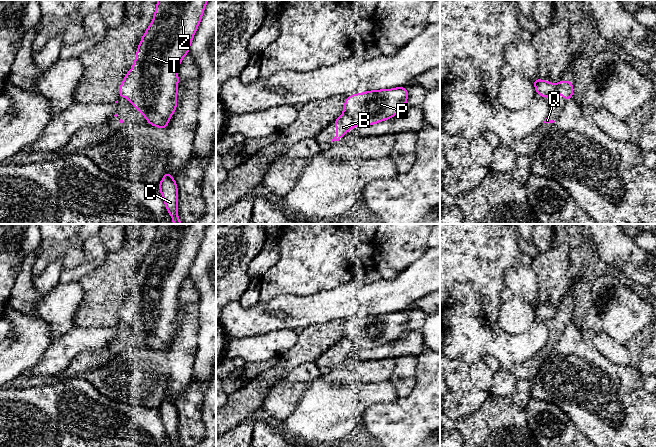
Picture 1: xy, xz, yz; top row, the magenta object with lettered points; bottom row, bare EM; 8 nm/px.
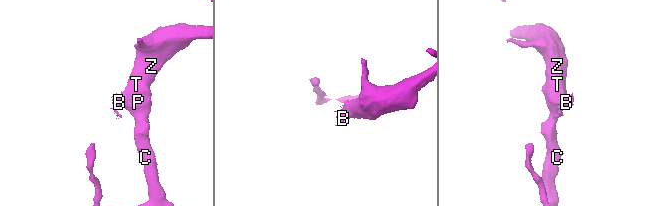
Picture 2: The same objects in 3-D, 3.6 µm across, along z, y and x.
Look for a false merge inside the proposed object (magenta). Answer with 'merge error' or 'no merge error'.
merge error

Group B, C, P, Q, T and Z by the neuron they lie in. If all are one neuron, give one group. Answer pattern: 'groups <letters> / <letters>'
groups B Q / C P T Z

